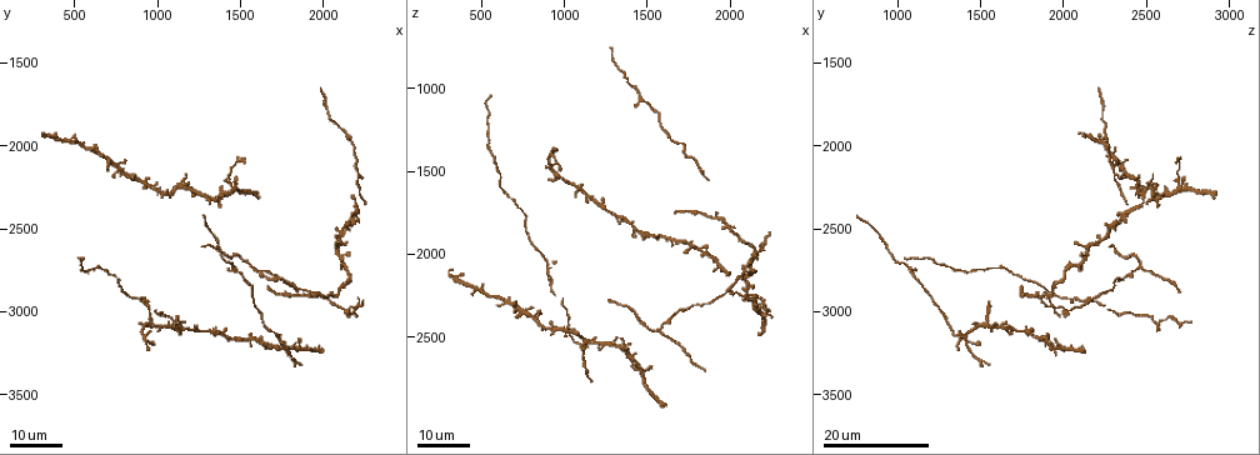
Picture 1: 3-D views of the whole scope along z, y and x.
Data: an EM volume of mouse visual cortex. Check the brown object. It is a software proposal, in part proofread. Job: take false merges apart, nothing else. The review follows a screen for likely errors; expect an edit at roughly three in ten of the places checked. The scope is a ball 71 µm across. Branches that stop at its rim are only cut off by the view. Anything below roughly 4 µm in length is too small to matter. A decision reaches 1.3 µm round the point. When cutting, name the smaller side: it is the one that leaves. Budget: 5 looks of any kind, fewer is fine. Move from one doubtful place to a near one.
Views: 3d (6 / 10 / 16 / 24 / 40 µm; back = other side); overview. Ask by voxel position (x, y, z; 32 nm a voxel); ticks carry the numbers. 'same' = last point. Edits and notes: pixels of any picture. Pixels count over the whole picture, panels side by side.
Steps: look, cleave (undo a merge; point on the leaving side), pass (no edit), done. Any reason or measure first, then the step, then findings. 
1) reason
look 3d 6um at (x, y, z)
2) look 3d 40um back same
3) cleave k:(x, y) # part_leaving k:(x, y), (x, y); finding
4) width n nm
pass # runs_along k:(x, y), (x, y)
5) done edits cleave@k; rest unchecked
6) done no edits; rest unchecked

three-way junction
look 3d 16um at (940, 3060, 1540)

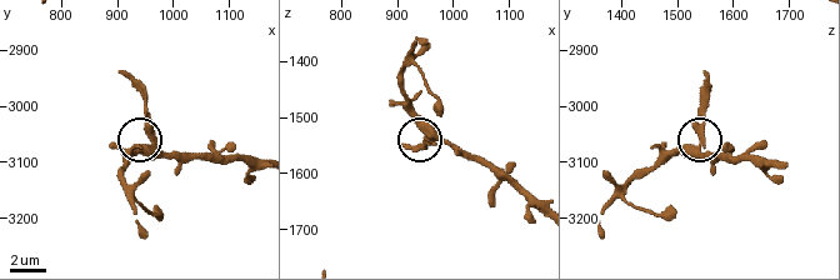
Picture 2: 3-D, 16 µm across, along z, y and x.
look 3d 10um at (955, 3075, 1530)

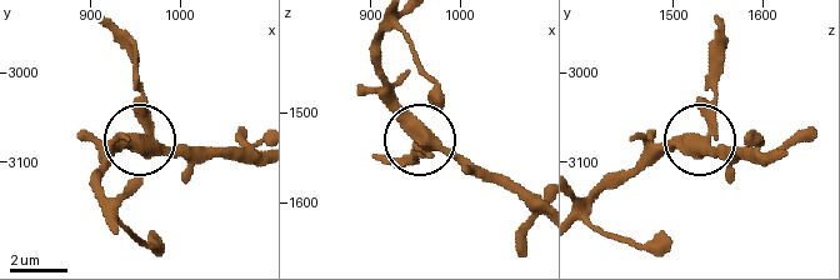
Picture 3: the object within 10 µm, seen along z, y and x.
cleave 3:(135, 86) # part_leaving 3:(144, 129), (144, 89), (134, 60), (101, 24); two cells meet here

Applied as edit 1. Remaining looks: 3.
look overview

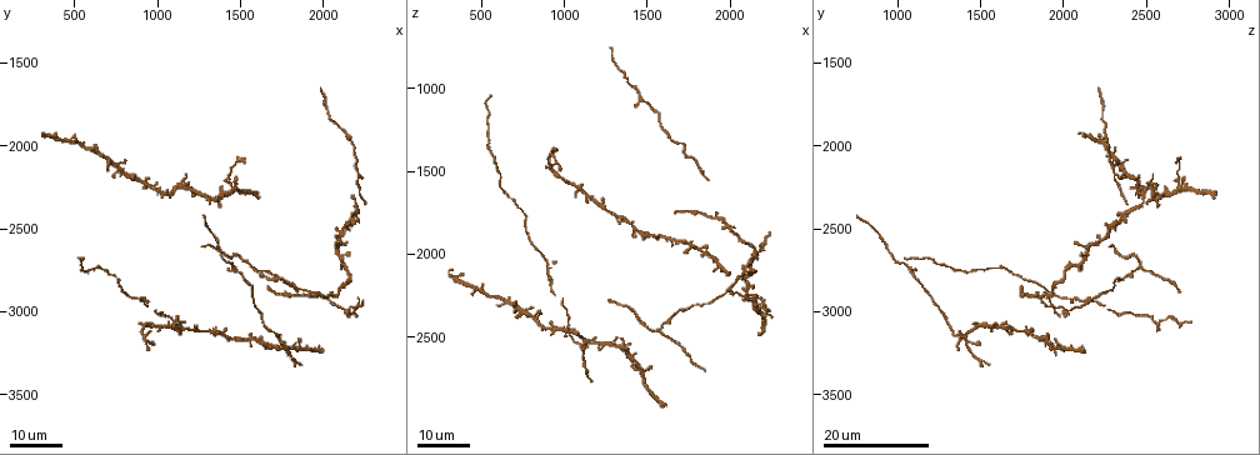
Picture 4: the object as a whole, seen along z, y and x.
looks like a crossing
look 3d 16um at (920, 3140, 1400)

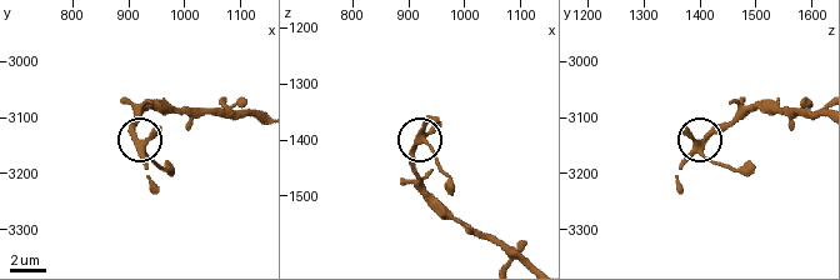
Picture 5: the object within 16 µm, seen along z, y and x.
look 3d 6um at (925, 3165, 1390)

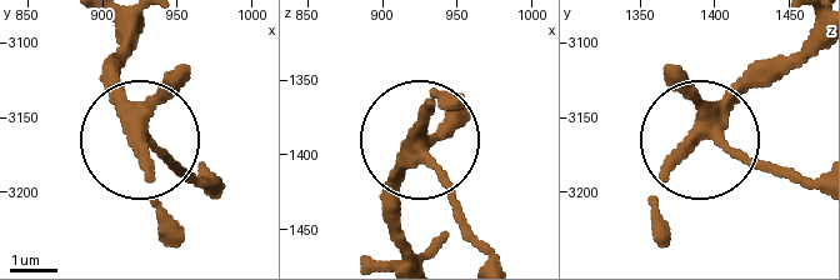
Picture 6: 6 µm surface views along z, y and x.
width 310 nm
pass # runs_along 6:(140, 31), (120, 59), (120, 99), (164, 239); one cell here

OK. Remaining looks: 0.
done edits cleave@3; rest unchecked

